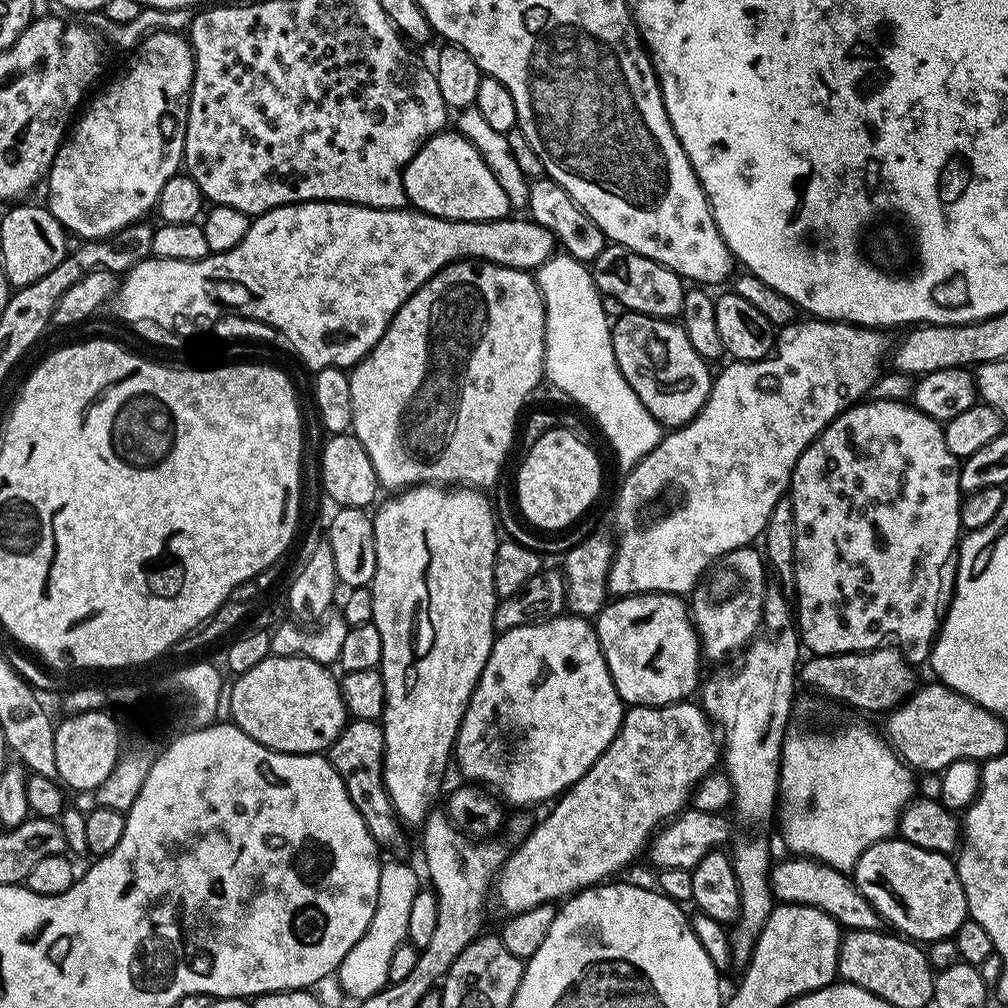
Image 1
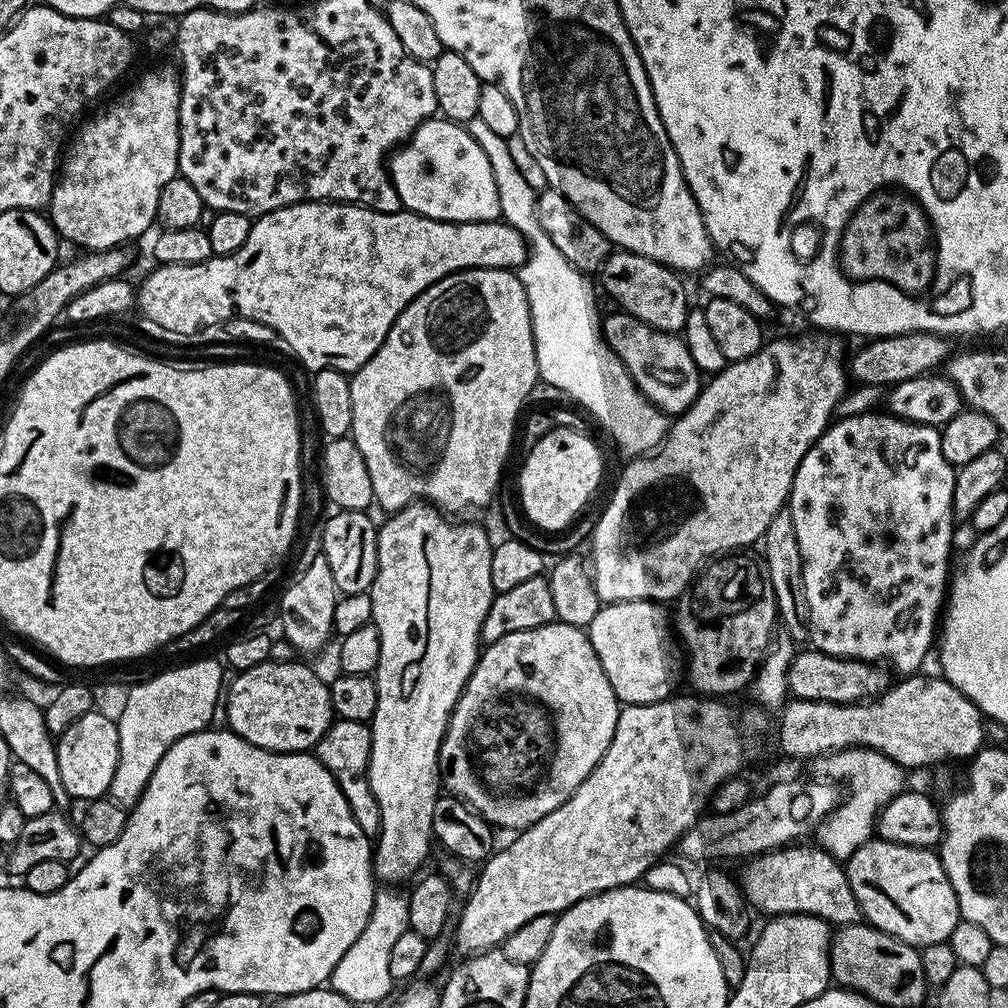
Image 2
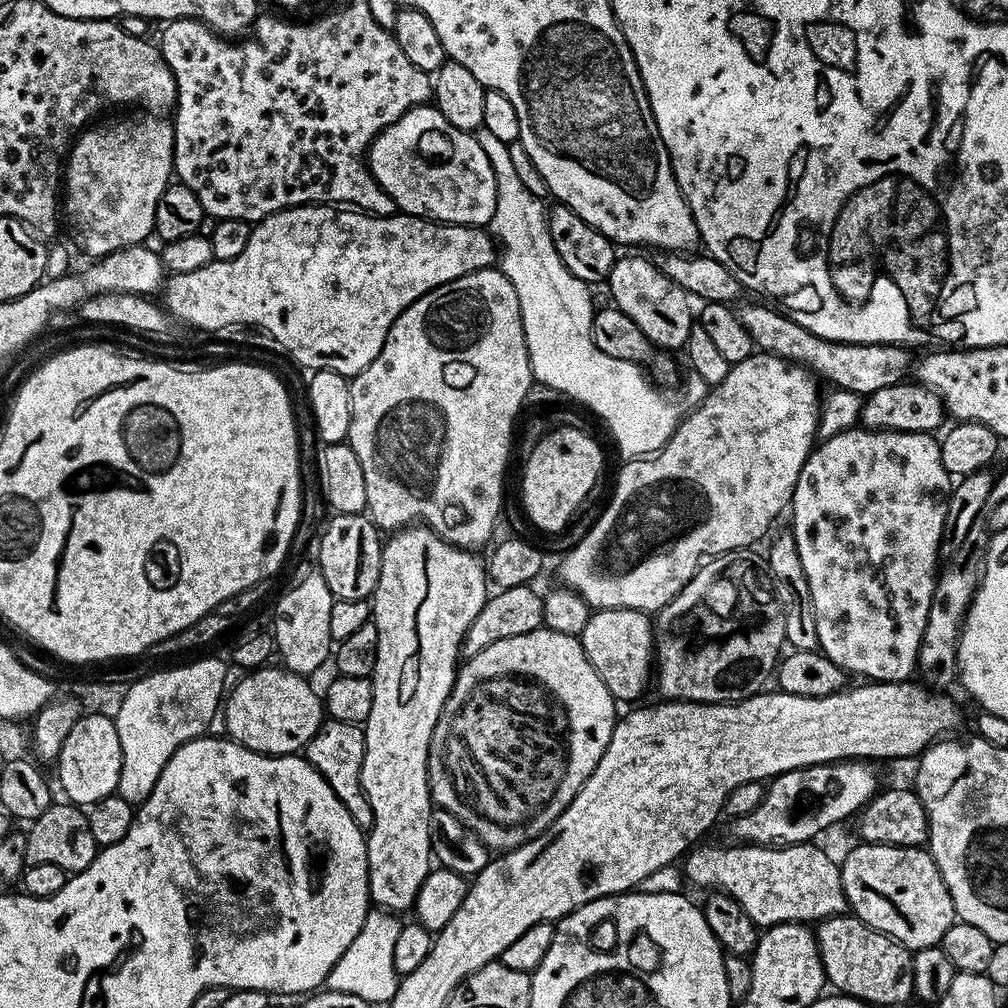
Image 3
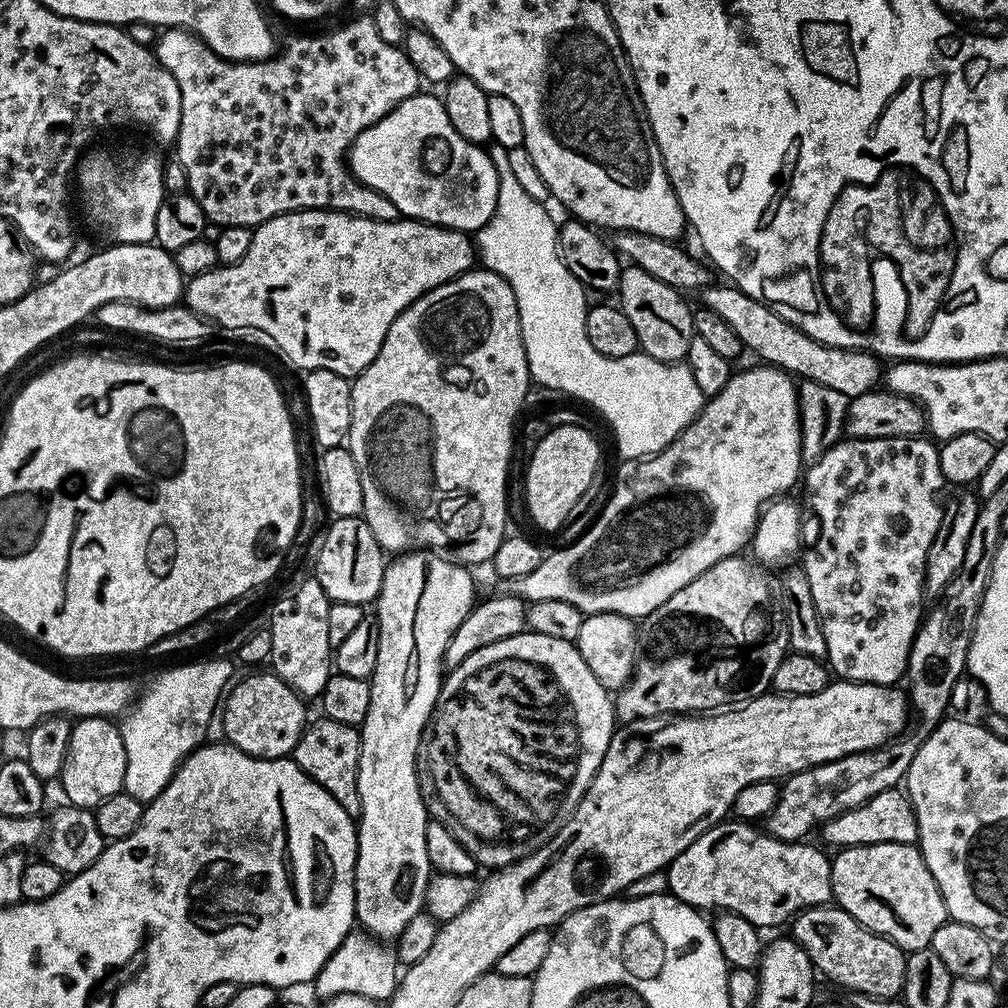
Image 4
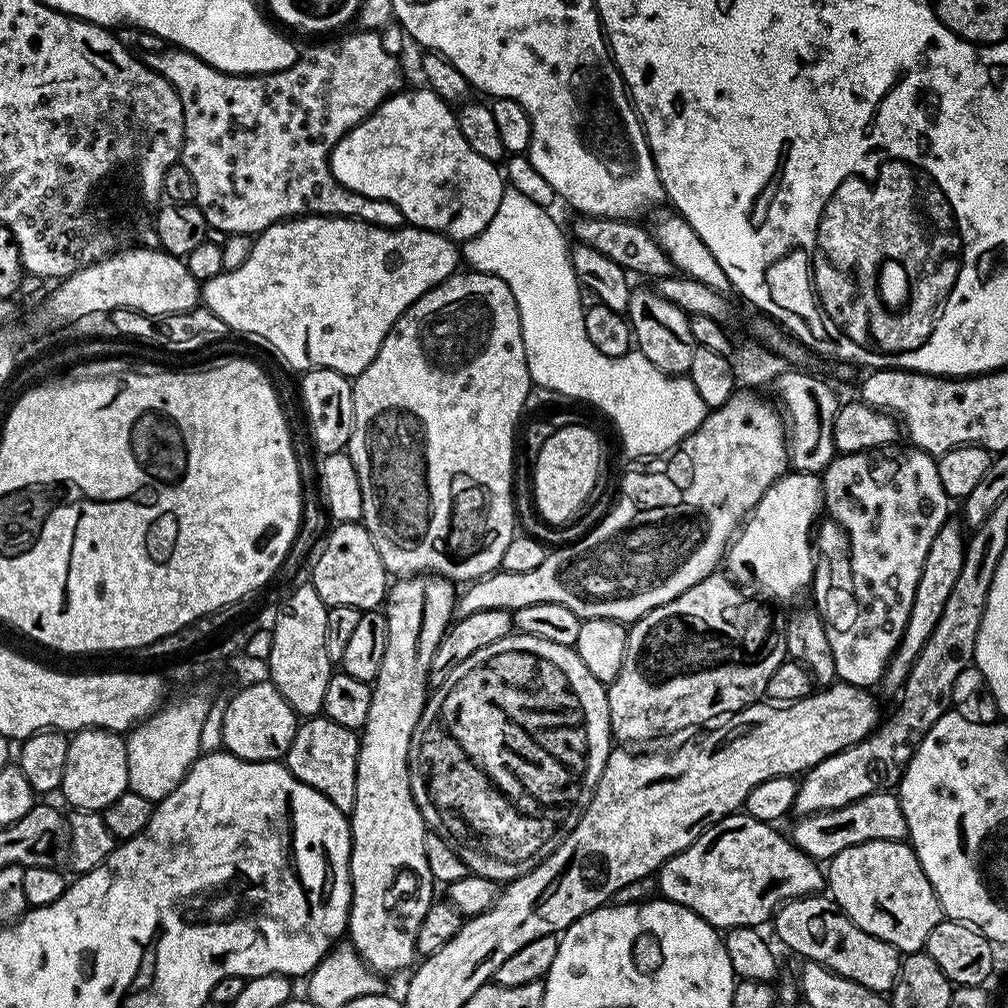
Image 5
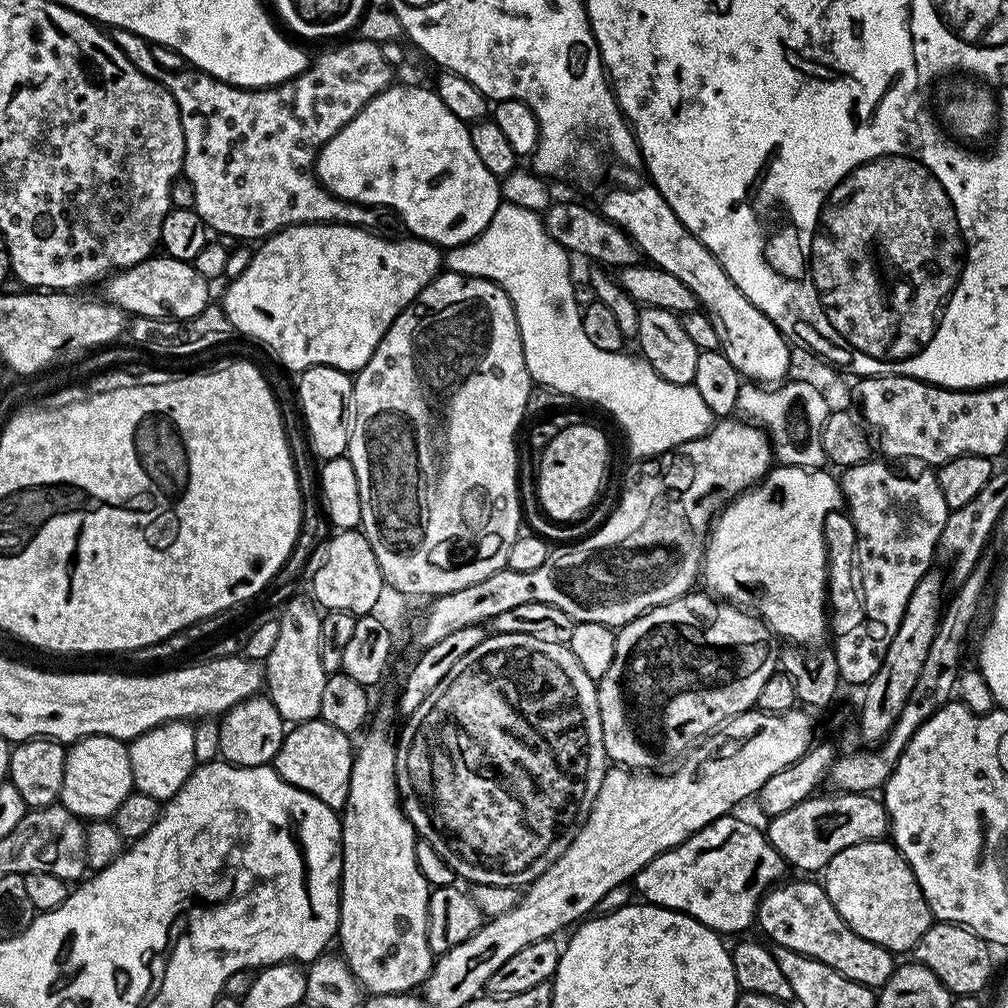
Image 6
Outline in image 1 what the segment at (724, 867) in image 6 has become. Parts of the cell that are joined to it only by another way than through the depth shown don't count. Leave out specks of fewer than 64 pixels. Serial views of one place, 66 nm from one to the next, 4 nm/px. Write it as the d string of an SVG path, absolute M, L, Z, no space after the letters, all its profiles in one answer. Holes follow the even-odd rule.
M787 858L771 869L772 894L777 901L786 904L814 906L839 922L841 929L854 932L874 932L881 927L880 915L858 890L855 879L849 873L839 872L817 860Z

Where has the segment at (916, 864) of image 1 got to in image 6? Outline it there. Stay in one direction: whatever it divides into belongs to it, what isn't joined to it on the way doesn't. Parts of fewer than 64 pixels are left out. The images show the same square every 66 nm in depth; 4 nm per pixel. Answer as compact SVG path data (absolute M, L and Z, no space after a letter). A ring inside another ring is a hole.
M887 839L867 840L834 854L822 870L822 883L840 917L862 938L881 944L893 954L915 949L922 934L934 923L914 870L895 843Z

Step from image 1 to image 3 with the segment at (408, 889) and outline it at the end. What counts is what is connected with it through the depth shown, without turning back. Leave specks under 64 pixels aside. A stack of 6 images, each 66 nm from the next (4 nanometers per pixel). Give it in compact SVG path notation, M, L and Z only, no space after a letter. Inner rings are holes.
M372 910L364 920L358 938L346 946L346 954L330 970L327 987L342 994L358 994L373 1006L387 1005L394 998L398 977L394 970L394 941L398 938L401 921L387 910Z

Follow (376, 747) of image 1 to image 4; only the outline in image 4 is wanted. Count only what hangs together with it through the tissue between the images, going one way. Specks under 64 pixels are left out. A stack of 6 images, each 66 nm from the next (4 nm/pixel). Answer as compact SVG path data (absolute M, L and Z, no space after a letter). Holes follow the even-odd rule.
M327 718L313 719L298 738L290 759L322 790L330 794L354 818L360 814L358 798L358 762L360 761L360 729L354 724L334 722Z

